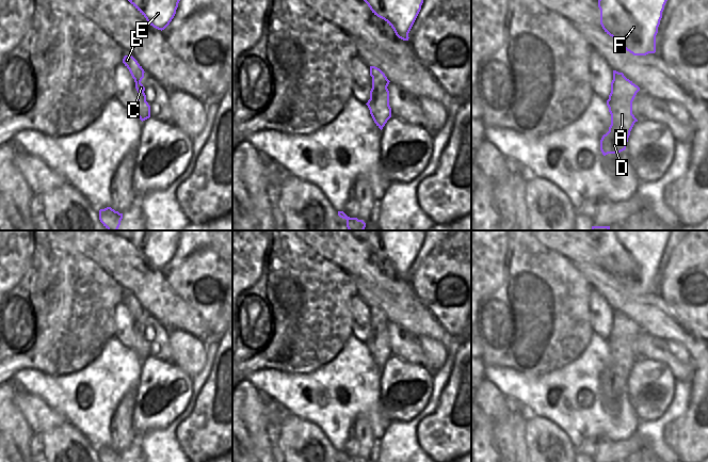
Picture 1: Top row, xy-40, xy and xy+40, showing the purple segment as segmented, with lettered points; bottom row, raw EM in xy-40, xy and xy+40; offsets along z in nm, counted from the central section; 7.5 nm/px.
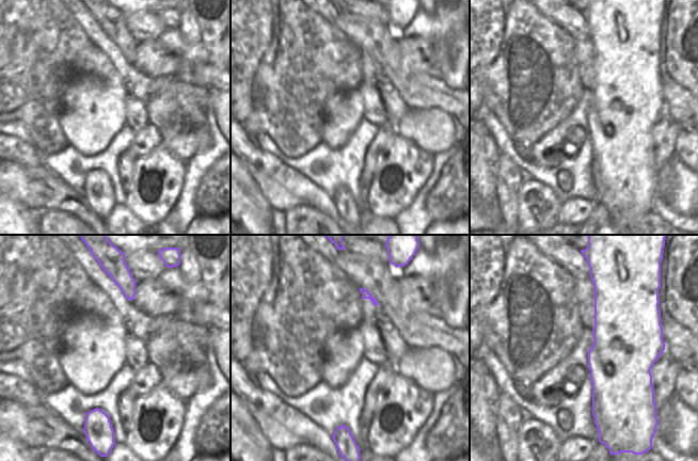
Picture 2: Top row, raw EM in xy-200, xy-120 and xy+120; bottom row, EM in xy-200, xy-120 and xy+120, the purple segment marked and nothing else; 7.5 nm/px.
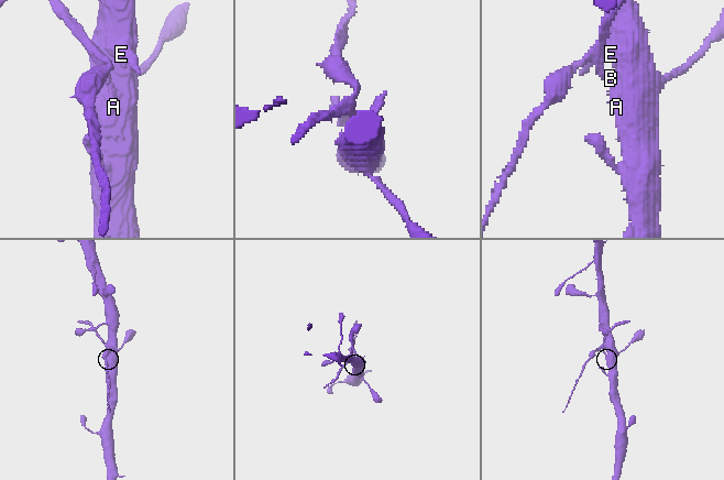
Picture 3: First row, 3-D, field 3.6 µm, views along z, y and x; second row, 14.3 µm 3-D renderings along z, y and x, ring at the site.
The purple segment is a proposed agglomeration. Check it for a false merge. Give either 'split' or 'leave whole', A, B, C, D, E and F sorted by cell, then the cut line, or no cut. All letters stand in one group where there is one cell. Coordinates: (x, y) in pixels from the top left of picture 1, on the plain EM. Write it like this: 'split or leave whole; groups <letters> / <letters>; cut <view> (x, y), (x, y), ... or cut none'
split; groups A C D E F / B; cut xy-40 (144, 311), (133, 317)

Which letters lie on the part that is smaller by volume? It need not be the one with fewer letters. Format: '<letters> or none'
B

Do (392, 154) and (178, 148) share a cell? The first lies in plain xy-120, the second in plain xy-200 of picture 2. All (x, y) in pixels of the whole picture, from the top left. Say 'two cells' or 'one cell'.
two cells

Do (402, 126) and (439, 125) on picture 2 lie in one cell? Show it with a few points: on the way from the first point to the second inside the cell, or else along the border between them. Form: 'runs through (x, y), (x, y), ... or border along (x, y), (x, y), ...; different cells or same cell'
runs through (411, 126), (430, 126); same cell

